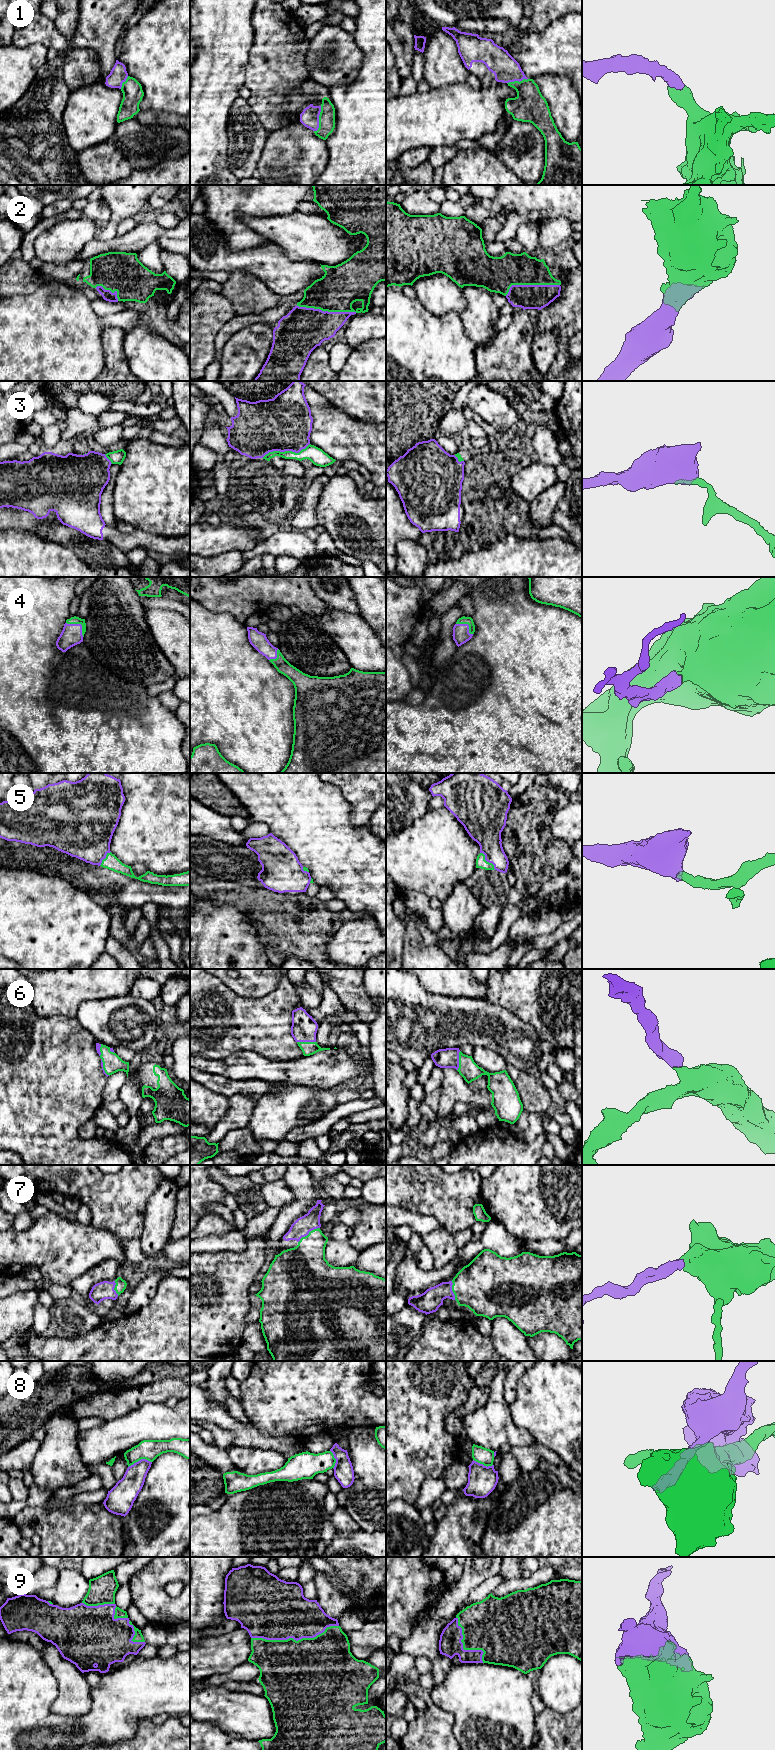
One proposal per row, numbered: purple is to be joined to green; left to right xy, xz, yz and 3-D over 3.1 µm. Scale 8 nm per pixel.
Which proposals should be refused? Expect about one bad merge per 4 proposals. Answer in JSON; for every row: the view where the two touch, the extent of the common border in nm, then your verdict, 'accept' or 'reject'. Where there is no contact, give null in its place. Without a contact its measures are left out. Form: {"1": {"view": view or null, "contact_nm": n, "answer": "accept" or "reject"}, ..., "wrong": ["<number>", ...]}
{"1": {"view": "xz", "contact_nm": 220, "answer": "accept"}, "2": {"view": "xz", "contact_nm": 500, "answer": "accept"}, "3": {"view": "xz", "contact_nm": 400, "answer": "reject"}, "4": {"view": "xy", "contact_nm": 180, "answer": "accept"}, "5": {"view": "yz", "contact_nm": 190, "answer": "accept"}, "6": {"view": "yz", "contact_nm": 160, "answer": "accept"}, "7": {"view": "xz", "contact_nm": 220, "answer": "accept"}, "8": {"view": "xy", "contact_nm": 200, "answer": "reject"}, "9": {"view": "xz", "contact_nm": 700, "answer": "accept"}, "wrong": ["3", "8"]}

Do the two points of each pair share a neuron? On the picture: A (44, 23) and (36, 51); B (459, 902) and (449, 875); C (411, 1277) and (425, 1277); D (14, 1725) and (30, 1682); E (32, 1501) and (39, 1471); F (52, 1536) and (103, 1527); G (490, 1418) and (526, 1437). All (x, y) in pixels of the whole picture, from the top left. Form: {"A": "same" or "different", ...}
{"A": "different", "B": "different", "C": "same", "D": "same", "E": "different", "F": "same", "G": "same"}

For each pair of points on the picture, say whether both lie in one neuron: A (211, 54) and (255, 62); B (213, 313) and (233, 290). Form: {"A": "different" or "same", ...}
{"A": "different", "B": "different"}

